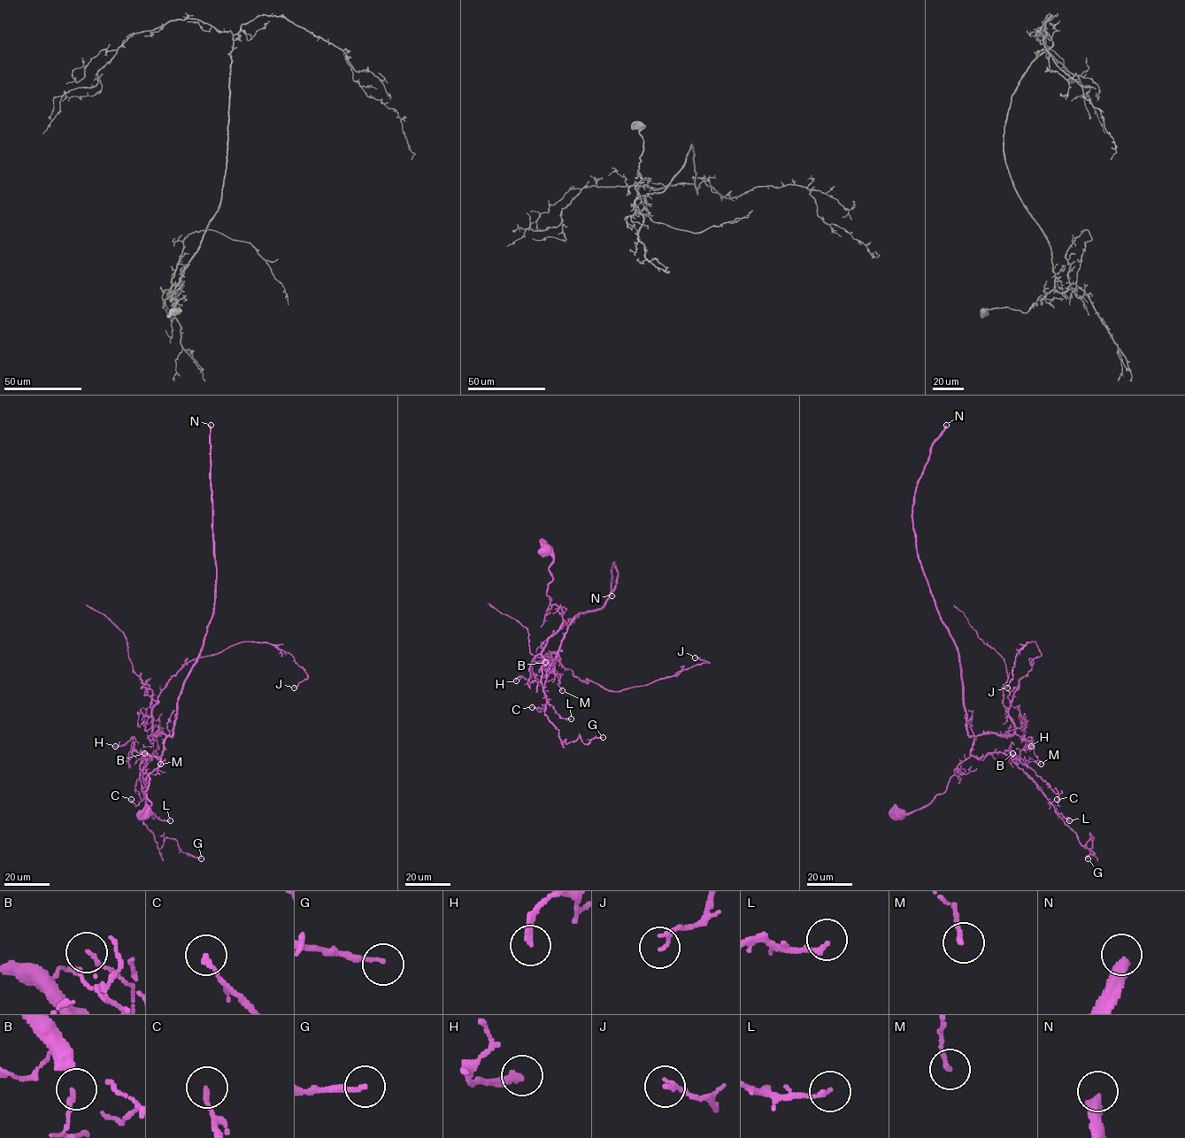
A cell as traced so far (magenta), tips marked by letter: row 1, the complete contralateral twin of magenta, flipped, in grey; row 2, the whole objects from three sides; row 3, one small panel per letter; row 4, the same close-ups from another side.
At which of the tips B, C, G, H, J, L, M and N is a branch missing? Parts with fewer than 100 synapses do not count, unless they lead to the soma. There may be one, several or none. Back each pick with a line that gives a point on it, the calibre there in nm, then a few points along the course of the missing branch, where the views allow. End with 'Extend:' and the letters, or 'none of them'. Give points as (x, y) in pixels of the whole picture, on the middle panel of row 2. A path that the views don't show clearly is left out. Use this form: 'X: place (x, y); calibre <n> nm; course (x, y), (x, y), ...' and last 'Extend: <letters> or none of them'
N: place (611, 595); calibre 400 nm; course (611, 595), (613, 623), (599, 635), (507, 623), (432, 634), (436, 705)
Extend: N

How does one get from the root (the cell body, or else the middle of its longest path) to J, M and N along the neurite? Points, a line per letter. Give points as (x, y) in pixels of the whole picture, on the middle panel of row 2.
J: (546, 549), (553, 557), (547, 595), (567, 626), (553, 665), (619, 691), (709, 663), (695, 657)
M: (546, 549), (553, 557), (547, 595), (550, 604), (562, 609), (567, 626), (552, 664), (562, 690)
N: (546, 549), (553, 557), (547, 595), (567, 625), (604, 604), (616, 585), (614, 562), (611, 595)

